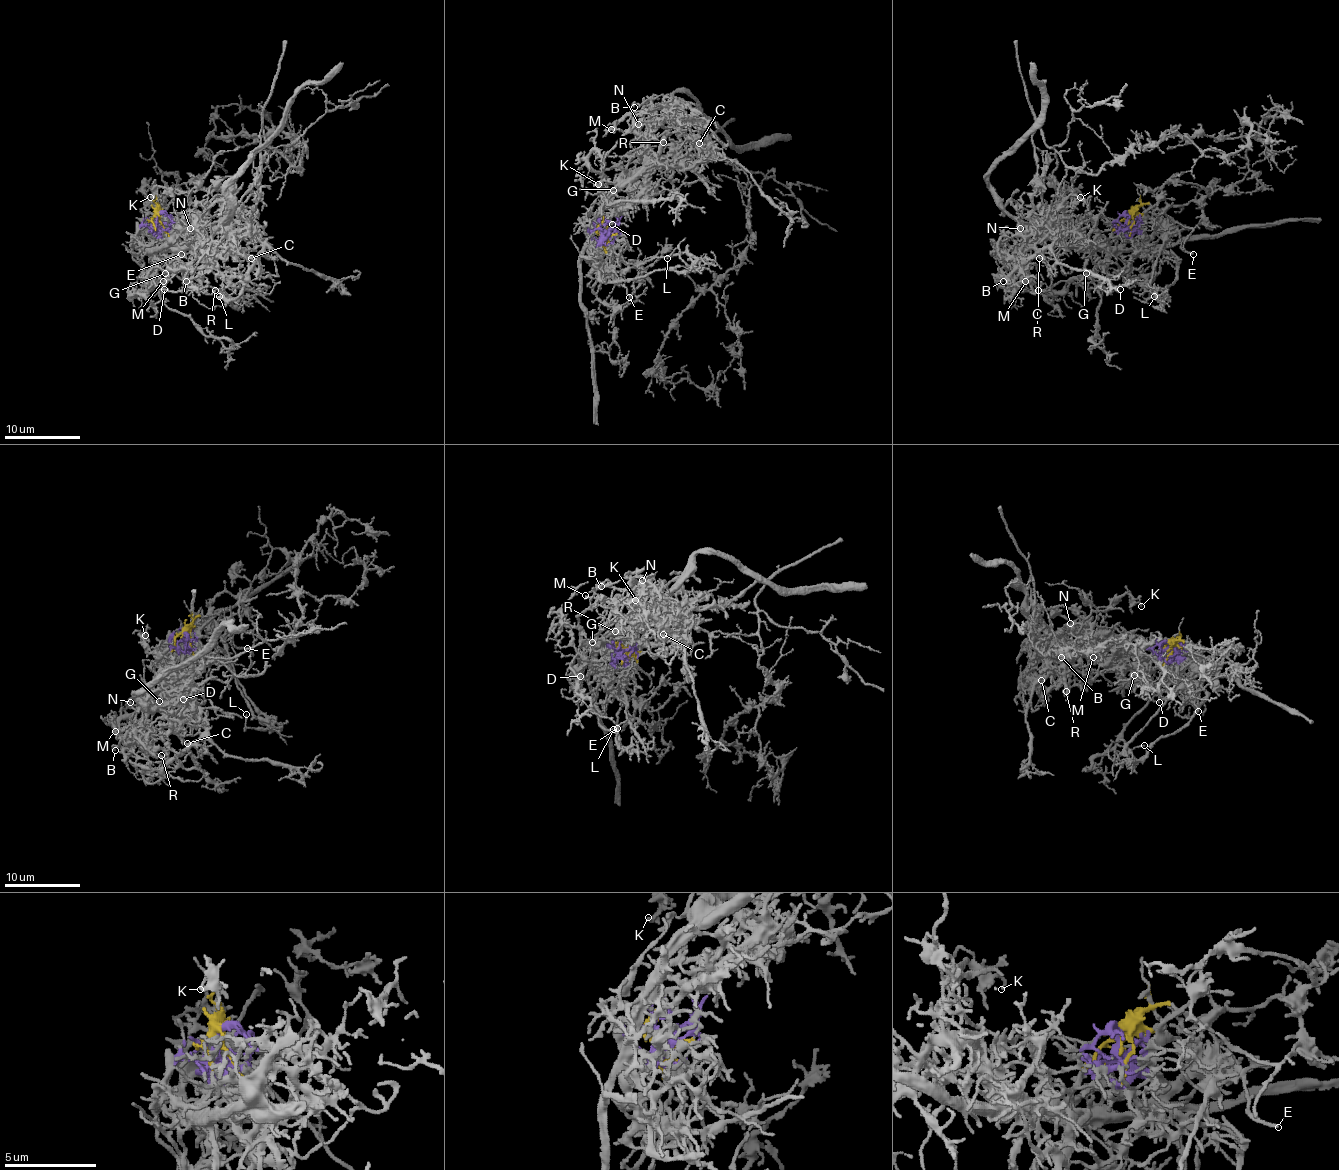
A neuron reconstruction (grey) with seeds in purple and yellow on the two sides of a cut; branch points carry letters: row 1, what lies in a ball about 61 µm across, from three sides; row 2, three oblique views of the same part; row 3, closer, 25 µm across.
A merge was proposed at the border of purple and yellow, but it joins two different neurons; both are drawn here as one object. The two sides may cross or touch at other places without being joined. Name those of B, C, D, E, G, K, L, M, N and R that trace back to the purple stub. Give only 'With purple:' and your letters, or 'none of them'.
With purple: B, C, D, E, G, K, L, M, N, R

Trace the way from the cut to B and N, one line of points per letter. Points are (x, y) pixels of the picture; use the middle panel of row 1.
B: (607, 231), (584, 224), (592, 207), (601, 203), (628, 162), (646, 145), (656, 113), (633, 107)
N: (607, 231), (590, 230), (584, 224), (592, 207), (601, 203), (635, 154), (644, 147), (633, 128), (639, 124)

